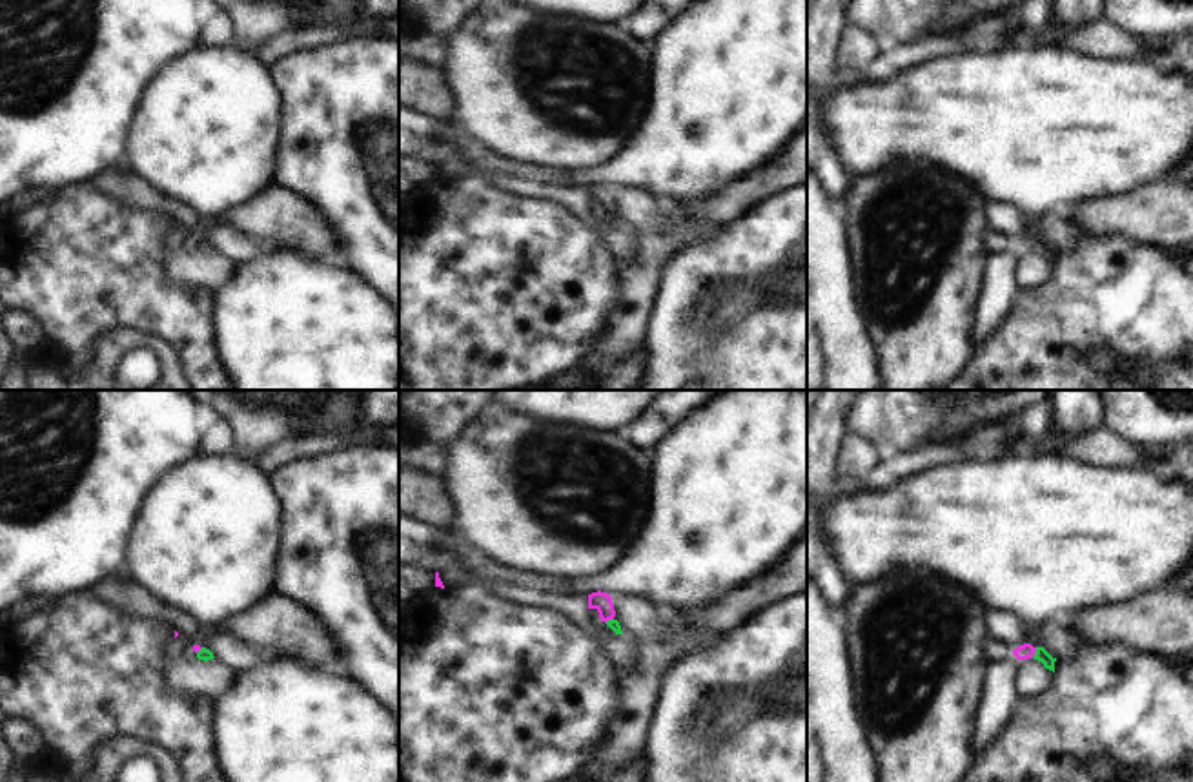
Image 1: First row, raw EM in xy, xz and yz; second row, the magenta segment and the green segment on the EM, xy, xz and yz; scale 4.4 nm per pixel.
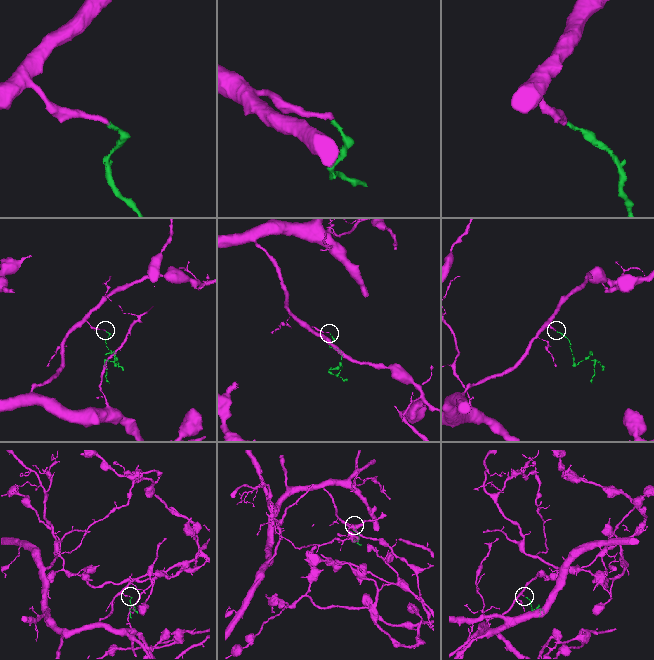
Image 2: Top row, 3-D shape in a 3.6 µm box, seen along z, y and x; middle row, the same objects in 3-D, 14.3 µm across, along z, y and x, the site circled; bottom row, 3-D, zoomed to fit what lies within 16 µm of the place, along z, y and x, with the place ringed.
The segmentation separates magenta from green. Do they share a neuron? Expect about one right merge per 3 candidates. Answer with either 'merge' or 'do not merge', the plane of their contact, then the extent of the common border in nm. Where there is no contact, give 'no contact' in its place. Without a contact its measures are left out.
merge; contact in yz; length 50 nm

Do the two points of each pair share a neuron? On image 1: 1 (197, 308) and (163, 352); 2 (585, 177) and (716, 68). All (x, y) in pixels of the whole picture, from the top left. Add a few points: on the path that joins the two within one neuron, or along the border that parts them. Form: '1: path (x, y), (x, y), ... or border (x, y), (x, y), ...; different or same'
1: border (128, 329), (159, 336), (177, 354), (184, 370); different
2: path (620, 168), (689, 102); same

